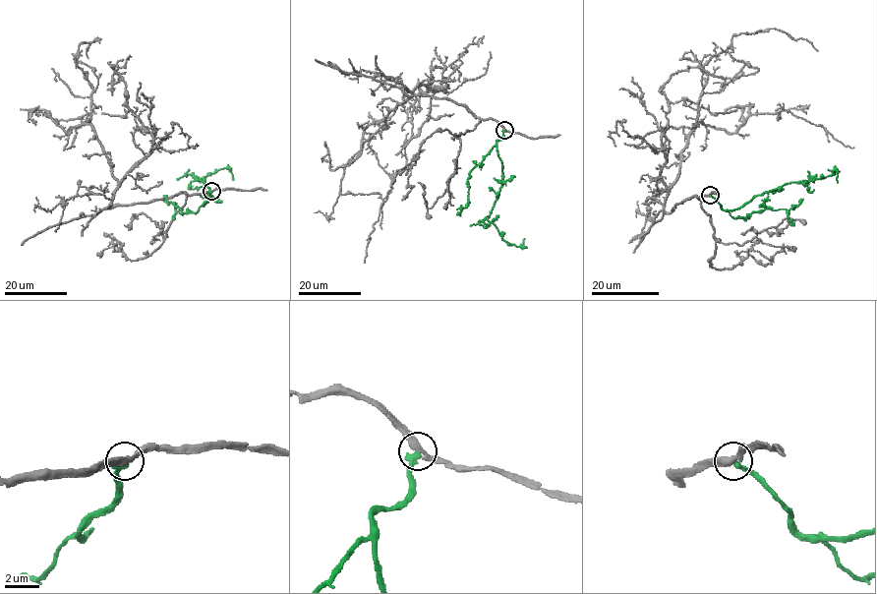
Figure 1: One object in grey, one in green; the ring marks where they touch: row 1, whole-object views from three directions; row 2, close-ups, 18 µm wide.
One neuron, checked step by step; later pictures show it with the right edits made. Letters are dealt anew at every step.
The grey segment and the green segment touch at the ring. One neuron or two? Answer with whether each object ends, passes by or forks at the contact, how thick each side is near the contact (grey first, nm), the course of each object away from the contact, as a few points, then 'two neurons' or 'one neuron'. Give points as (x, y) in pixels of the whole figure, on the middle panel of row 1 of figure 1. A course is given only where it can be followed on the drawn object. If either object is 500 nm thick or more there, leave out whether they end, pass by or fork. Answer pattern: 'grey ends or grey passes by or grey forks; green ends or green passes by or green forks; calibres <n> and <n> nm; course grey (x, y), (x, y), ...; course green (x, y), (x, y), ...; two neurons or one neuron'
grey passes by; green ends; calibres 360 and 320 nm; course grey (504, 130), (404, 88), (406, 100), (364, 132), (340, 185), (340, 193), (382, 200), (364, 263); course green (504, 130), (503, 136), (496, 142), (502, 185), (488, 219), (504, 241), (527, 248); one neuron

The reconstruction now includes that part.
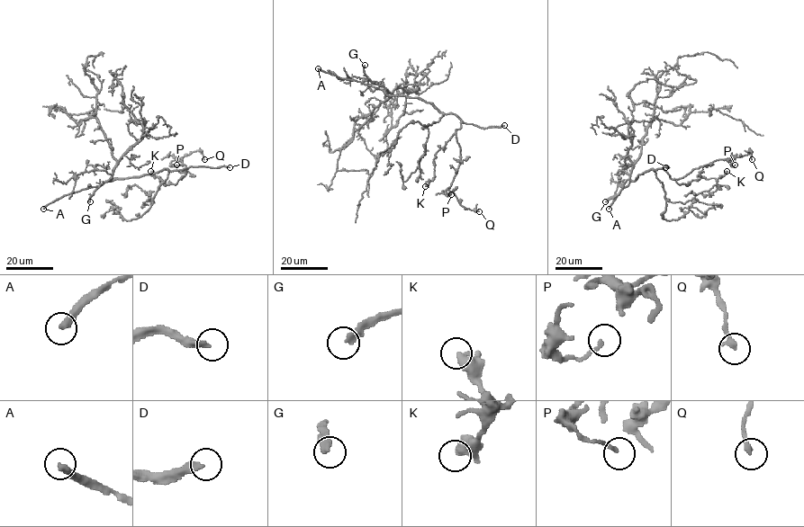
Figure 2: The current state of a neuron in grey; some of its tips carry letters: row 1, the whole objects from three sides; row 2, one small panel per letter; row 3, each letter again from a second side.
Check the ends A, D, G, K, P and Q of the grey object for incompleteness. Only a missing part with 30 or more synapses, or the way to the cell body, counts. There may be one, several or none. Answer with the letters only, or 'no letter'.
A, D, G

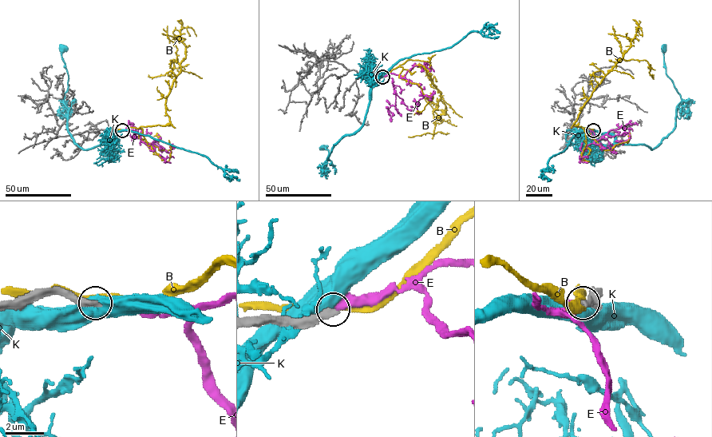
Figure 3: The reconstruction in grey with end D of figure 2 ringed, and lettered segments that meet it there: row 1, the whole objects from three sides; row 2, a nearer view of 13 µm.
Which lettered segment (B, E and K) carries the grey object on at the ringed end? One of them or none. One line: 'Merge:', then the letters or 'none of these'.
Merge: E

